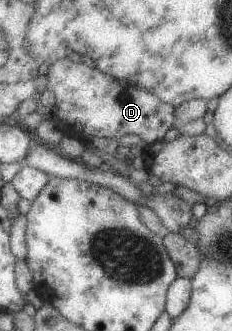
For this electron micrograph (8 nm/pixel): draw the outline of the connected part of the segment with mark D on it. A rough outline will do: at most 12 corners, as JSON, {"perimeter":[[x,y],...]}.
{"perimeter":[[69,57],[47,70],[65,124],[95,138],[137,134],[133,162],[163,141],[175,108]]}

